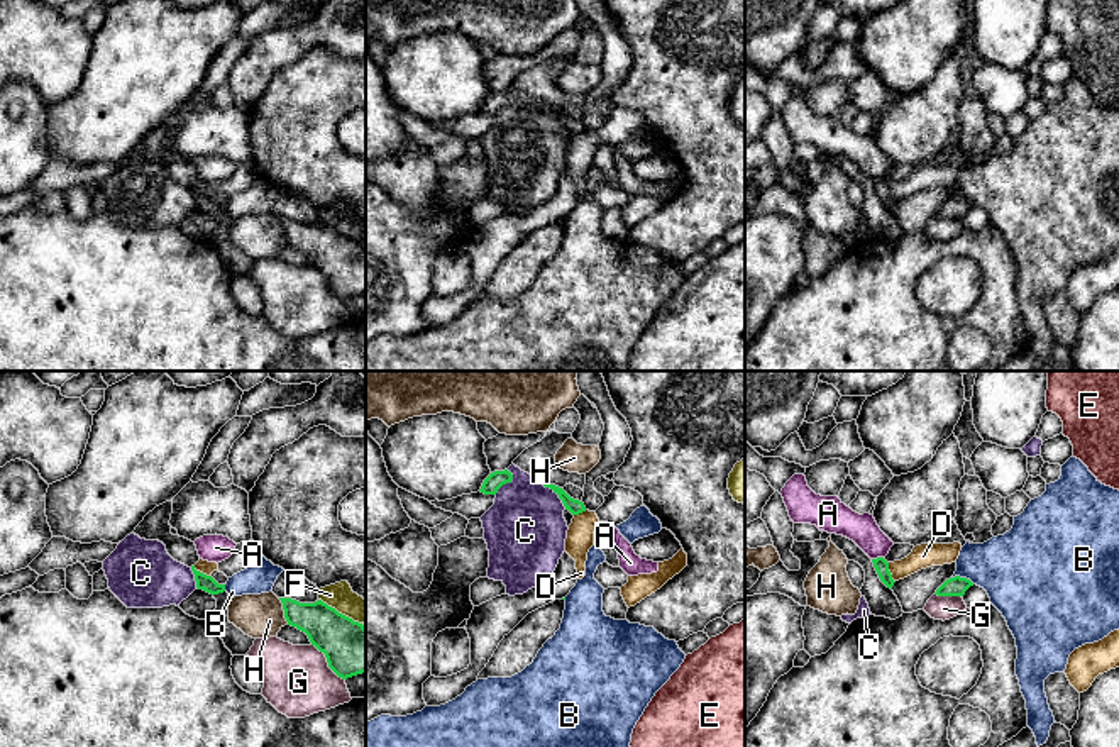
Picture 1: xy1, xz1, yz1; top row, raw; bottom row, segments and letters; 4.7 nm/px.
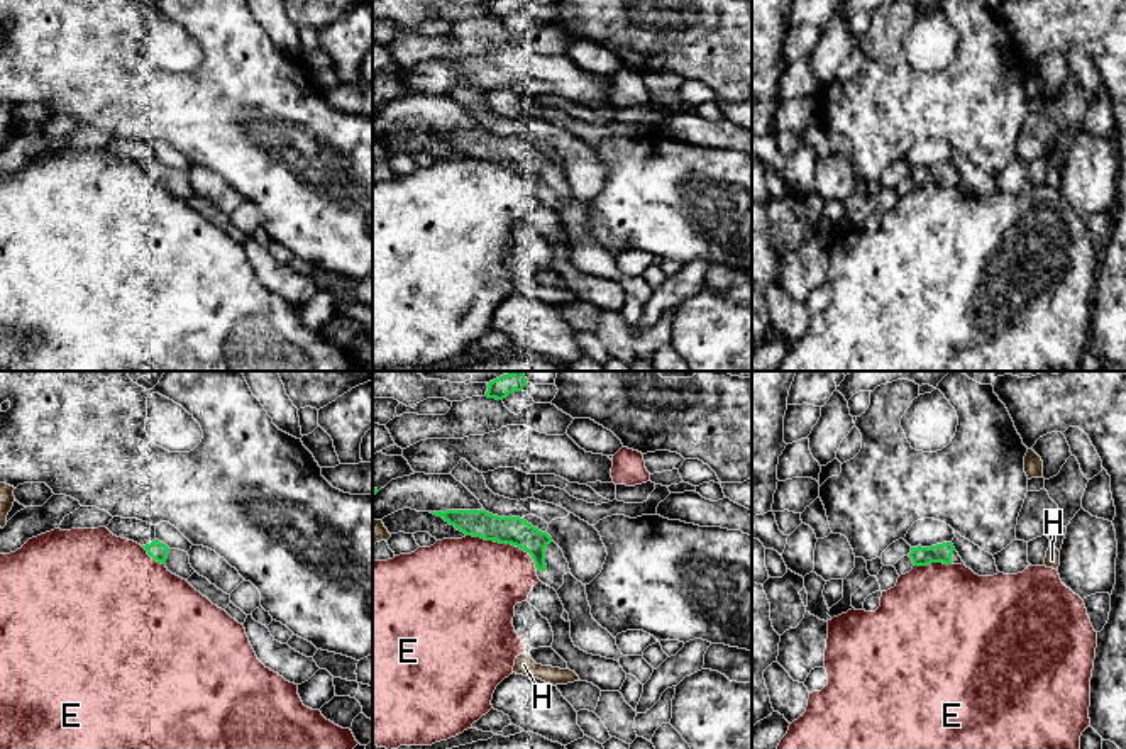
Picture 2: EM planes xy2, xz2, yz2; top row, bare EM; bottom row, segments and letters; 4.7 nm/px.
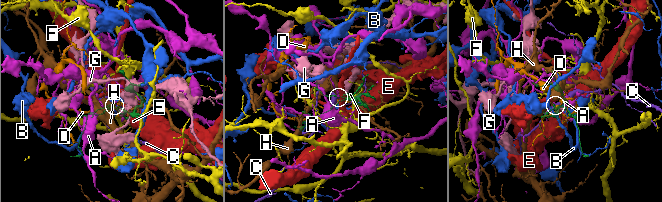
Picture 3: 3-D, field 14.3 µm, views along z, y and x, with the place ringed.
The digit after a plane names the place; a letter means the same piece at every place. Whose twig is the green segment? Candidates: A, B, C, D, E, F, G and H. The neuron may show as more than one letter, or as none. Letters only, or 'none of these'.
none of these

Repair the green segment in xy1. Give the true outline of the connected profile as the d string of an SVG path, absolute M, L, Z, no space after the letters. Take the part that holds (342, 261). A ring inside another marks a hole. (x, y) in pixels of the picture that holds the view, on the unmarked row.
M279 219L288 246L305 252L320 273L325 274L328 288L342 300L366 293L366 247L339 234L322 220L300 224L291 219Z

